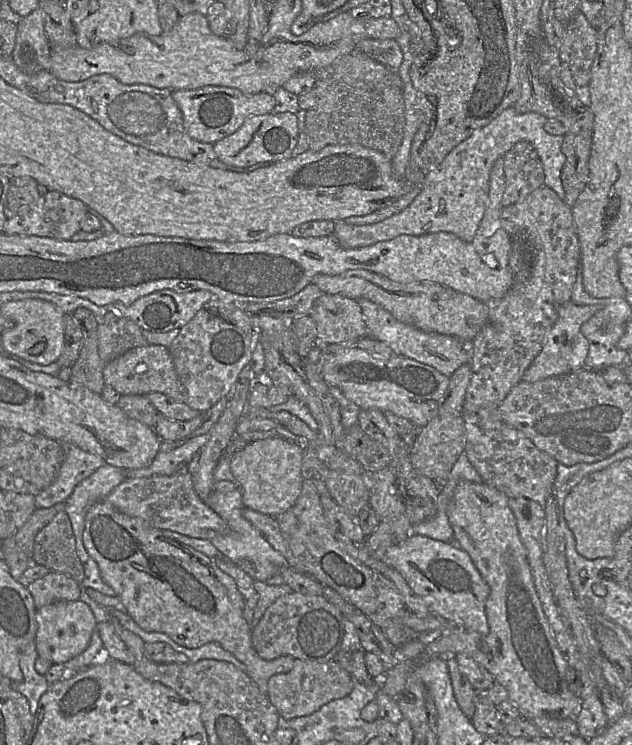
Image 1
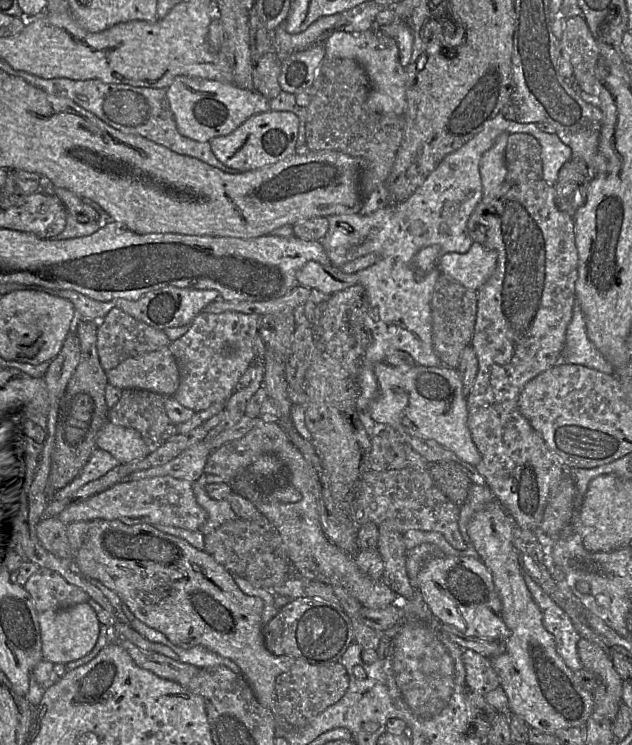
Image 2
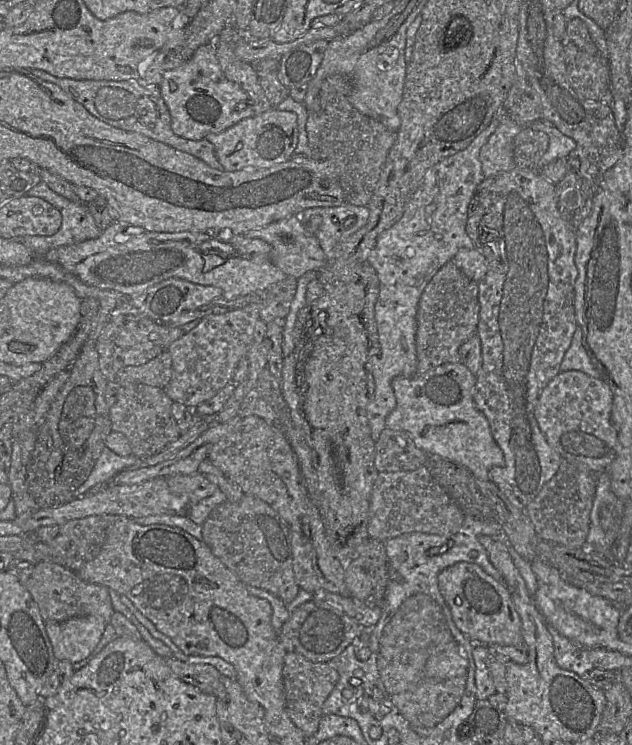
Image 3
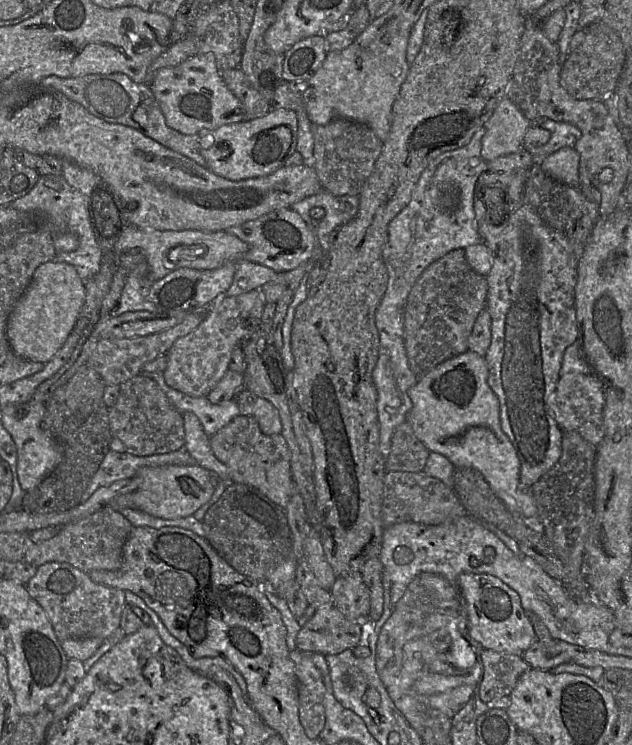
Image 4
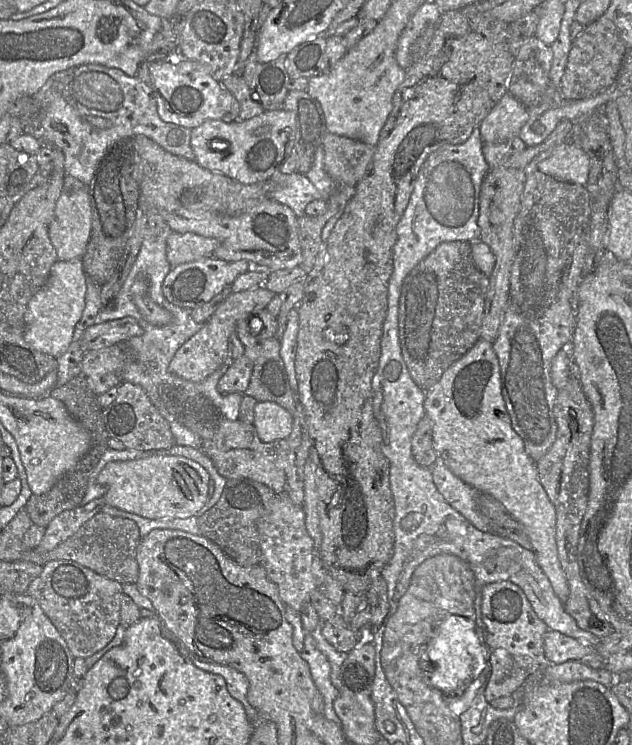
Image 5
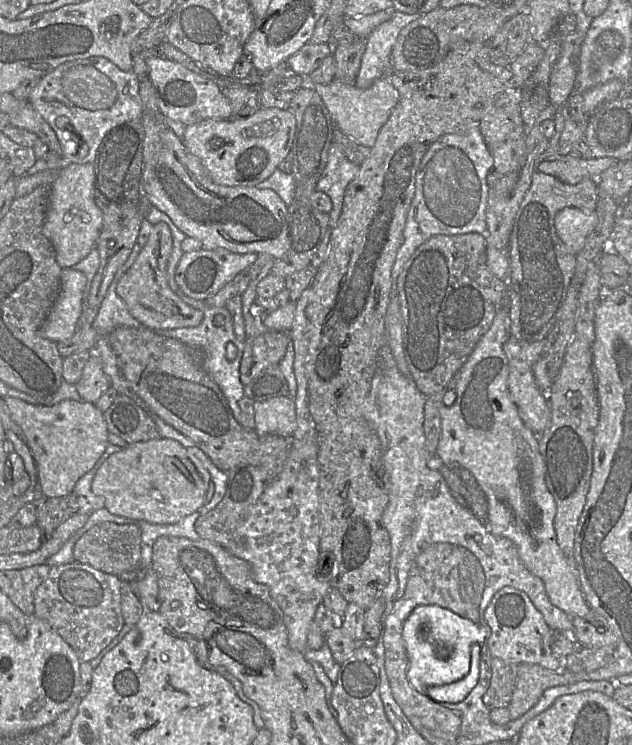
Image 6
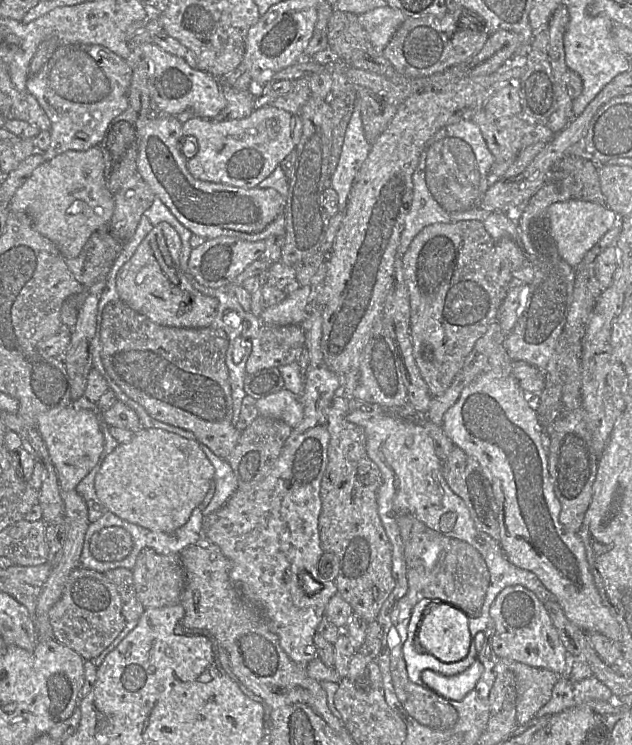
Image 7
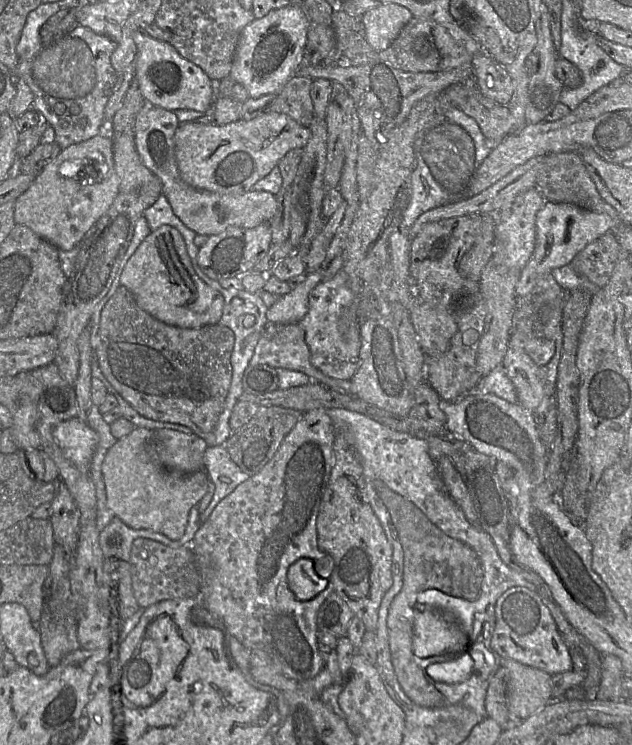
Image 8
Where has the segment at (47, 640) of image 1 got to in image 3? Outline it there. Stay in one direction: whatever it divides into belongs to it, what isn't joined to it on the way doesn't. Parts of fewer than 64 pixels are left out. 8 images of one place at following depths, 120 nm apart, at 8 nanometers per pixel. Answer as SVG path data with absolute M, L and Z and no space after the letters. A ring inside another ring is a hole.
M98 616L76 617L64 622L45 621L46 633L51 642L54 656L58 661L67 660L72 664L91 655L100 642L106 625L104 619Z

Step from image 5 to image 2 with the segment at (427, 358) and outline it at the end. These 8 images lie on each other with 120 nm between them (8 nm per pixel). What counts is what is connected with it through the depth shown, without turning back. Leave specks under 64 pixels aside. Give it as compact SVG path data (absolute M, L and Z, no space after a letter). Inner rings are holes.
M445 274L436 282L431 298L433 347L441 365L457 368L463 350L470 345L477 316L477 291L464 287Z

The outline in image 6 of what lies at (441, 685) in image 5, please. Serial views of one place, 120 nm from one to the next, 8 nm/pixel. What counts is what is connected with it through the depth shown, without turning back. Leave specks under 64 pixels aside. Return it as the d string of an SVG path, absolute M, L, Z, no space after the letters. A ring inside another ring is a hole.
M419 606L415 608L411 612L411 614L408 616L408 618L405 620L404 626L403 626L403 632L402 632L402 639L403 639L403 642L407 651L408 659L409 659L408 679L416 689L427 694L428 689L430 687L441 686L441 685L446 685L446 684L456 682L461 678L463 678L468 673L470 669L470 663L471 663L471 647L474 644L478 644L479 647L487 646L487 640L488 640L488 637L490 636L490 628L488 628L487 626L486 627L477 626L477 623L474 620L471 621L469 618L461 614L457 614L454 611L449 611L449 608L444 608L444 607L421 608L421 607L425 607L425 606ZM437 645L443 645L449 650L449 656L446 659L441 659L438 657L436 652Z

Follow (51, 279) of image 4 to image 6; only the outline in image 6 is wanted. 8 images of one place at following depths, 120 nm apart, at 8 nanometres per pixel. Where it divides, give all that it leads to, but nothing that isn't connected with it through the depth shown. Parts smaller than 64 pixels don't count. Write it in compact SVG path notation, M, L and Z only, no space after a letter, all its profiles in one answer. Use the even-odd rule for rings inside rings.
M73 268L62 269L58 296L41 326L43 337L58 343L71 338L83 311L85 275Z

